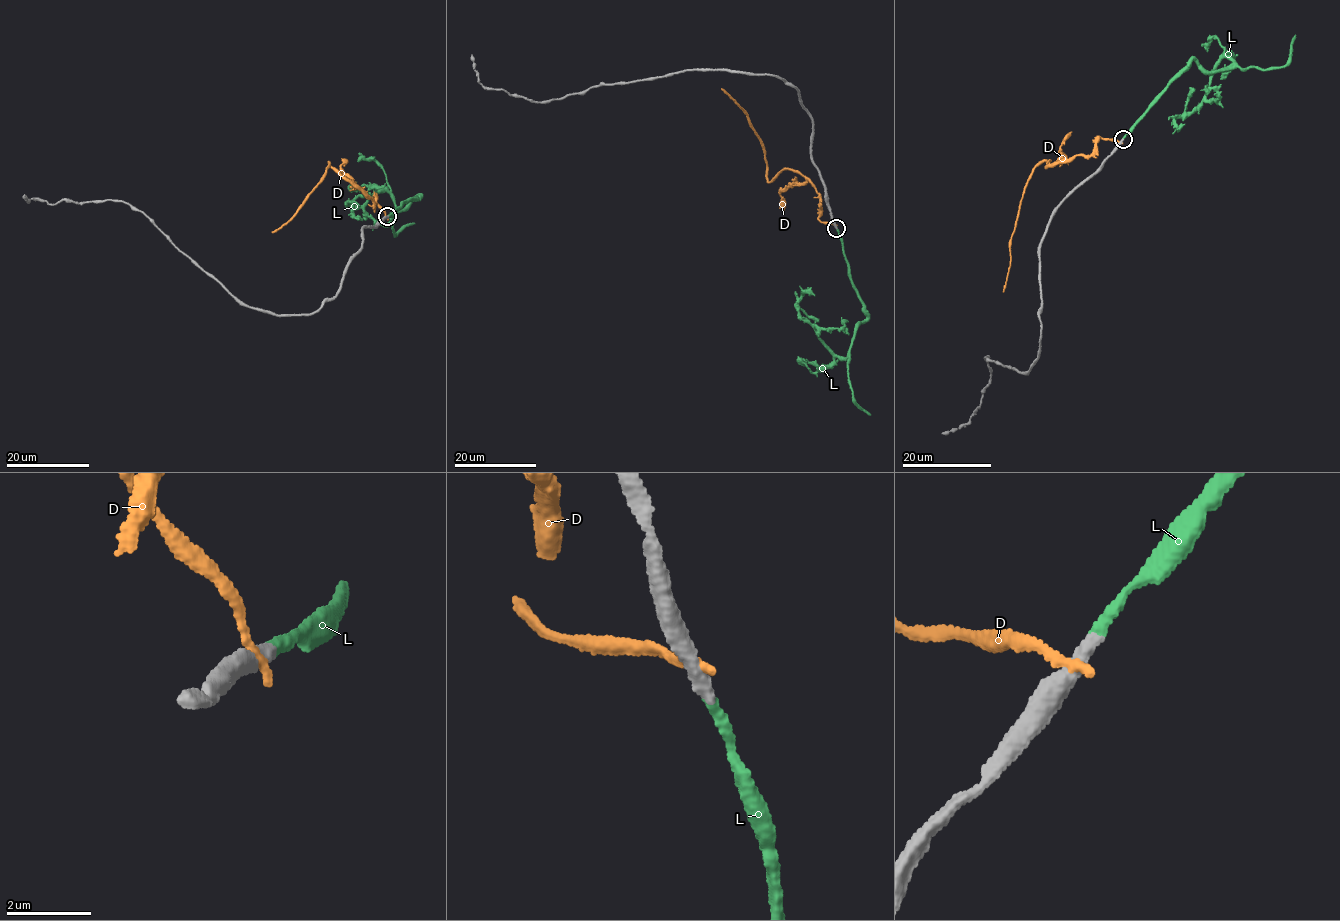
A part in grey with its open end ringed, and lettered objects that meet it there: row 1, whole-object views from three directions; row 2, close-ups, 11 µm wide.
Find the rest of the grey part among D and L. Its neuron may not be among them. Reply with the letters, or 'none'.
L

